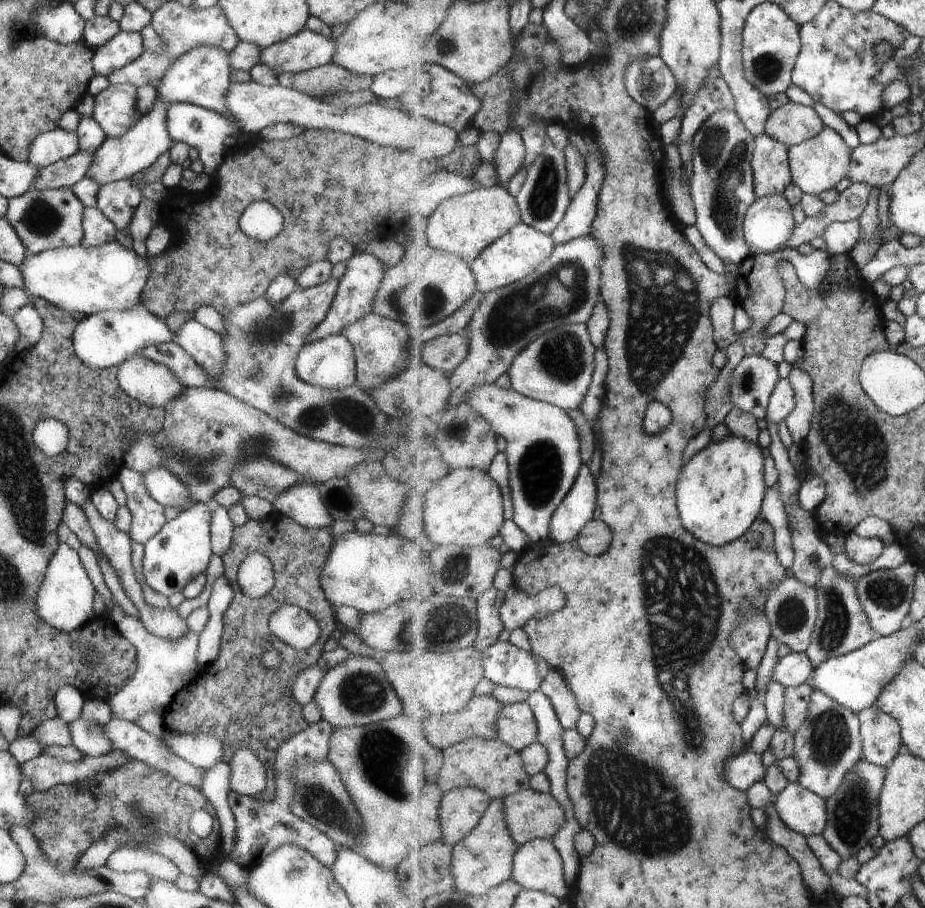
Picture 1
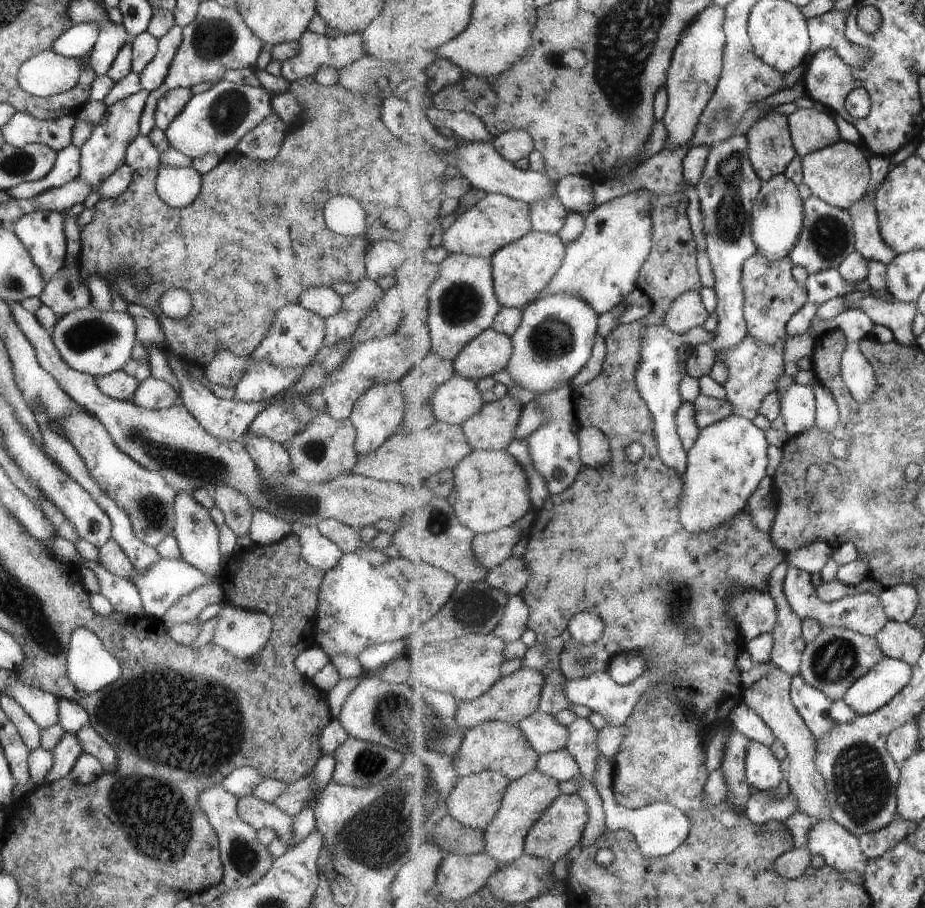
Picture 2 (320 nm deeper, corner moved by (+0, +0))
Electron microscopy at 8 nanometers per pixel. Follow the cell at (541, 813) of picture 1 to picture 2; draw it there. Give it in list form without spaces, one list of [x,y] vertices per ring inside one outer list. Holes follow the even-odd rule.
[[[561,794],[558,800],[543,813],[538,824],[527,835],[526,854],[542,859],[549,859],[554,863],[573,856],[580,847],[582,838],[586,832],[586,826],[590,820],[589,810],[587,801],[578,794]]]

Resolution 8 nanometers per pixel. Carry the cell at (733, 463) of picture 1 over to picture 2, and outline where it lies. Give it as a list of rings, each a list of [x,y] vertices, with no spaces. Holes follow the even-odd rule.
[[[733,413],[729,418],[717,421],[701,430],[695,446],[688,452],[688,469],[684,480],[684,493],[680,503],[683,526],[692,533],[702,533],[729,522],[746,510],[746,504],[753,492],[759,488],[763,478],[768,476],[770,458],[766,431],[757,428],[751,419]]]

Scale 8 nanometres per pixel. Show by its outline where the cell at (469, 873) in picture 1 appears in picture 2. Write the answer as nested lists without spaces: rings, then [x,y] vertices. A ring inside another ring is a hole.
[[[538,768],[522,776],[519,780],[513,781],[510,788],[506,790],[506,796],[502,800],[502,808],[489,828],[485,830],[486,850],[484,852],[497,859],[500,866],[517,862],[526,854],[527,835],[561,794],[563,792],[560,789],[560,781]]]

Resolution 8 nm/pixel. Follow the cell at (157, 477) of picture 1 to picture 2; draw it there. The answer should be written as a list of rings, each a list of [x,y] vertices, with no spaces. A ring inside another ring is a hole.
[[[177,491],[174,496],[174,525],[172,534],[180,550],[180,558],[187,564],[198,568],[206,575],[217,576],[220,572],[220,552],[218,547],[218,525],[208,513],[208,509],[201,506],[185,491]]]

